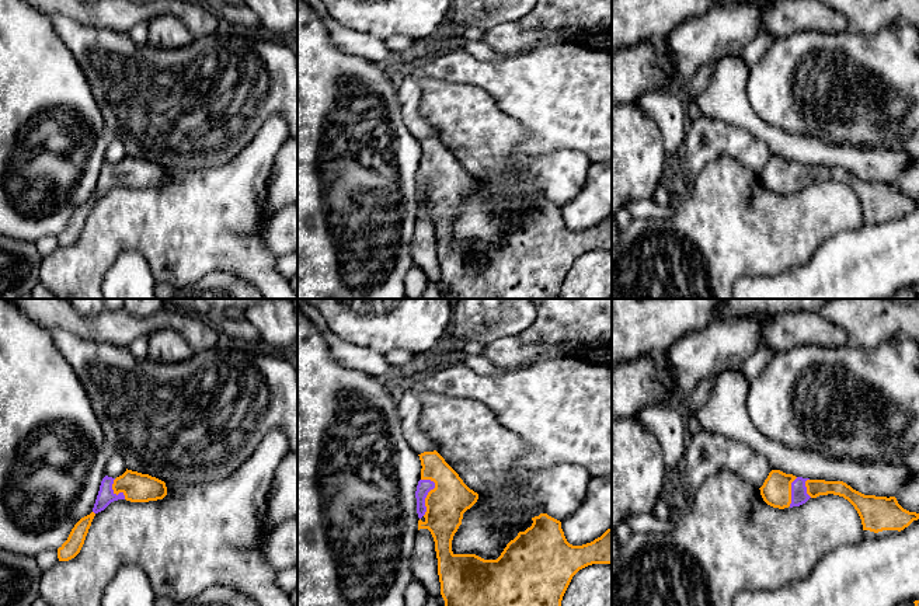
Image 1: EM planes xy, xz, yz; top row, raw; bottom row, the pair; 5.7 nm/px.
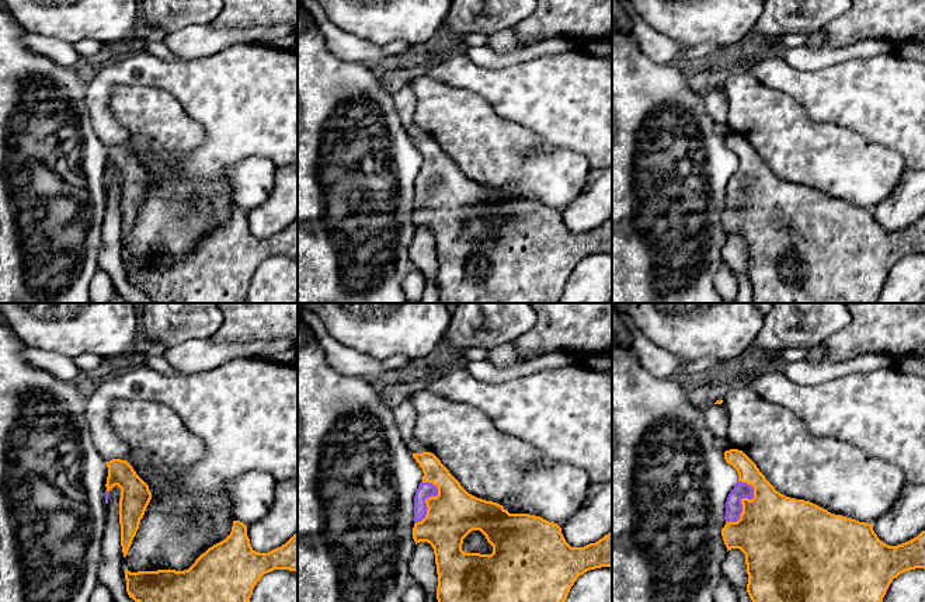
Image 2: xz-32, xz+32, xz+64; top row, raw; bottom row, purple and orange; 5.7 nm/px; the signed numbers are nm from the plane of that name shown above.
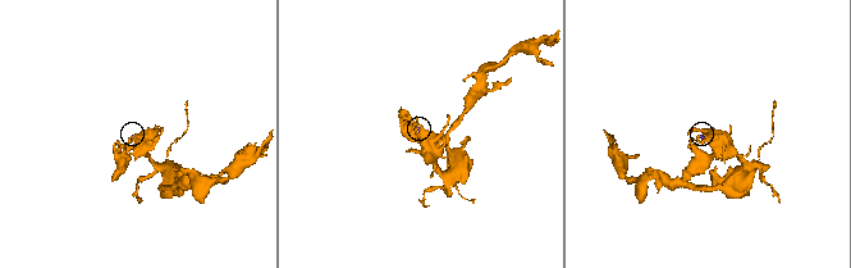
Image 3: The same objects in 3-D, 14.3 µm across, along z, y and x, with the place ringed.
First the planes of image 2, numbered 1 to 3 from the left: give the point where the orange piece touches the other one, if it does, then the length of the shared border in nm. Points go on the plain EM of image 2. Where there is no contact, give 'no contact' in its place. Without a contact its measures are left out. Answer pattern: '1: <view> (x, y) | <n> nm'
1: no contact
2: xz+32 (424, 187) | 260 nm
3: xz+64 (741, 190) | 260 nm

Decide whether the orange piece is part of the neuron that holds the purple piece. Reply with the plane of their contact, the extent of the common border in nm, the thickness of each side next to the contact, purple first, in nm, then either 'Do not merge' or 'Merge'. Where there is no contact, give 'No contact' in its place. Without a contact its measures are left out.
Touches purple in xz. Shared border 220 nm. Thickness 80 nm (purple) against 220 nm. Merge

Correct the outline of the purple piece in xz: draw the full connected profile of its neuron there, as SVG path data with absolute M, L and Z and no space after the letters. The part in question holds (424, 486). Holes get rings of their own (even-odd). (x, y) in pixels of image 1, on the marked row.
M424 452L421 480L415 498L418 530L428 529L435 541L441 595L445 606L561 606L572 577L592 564L612 564L612 527L601 537L582 546L567 541L561 522L540 513L533 523L511 540L497 560L484 560L476 554L455 554L452 540L462 525L463 513L478 499L459 474L436 452Z

